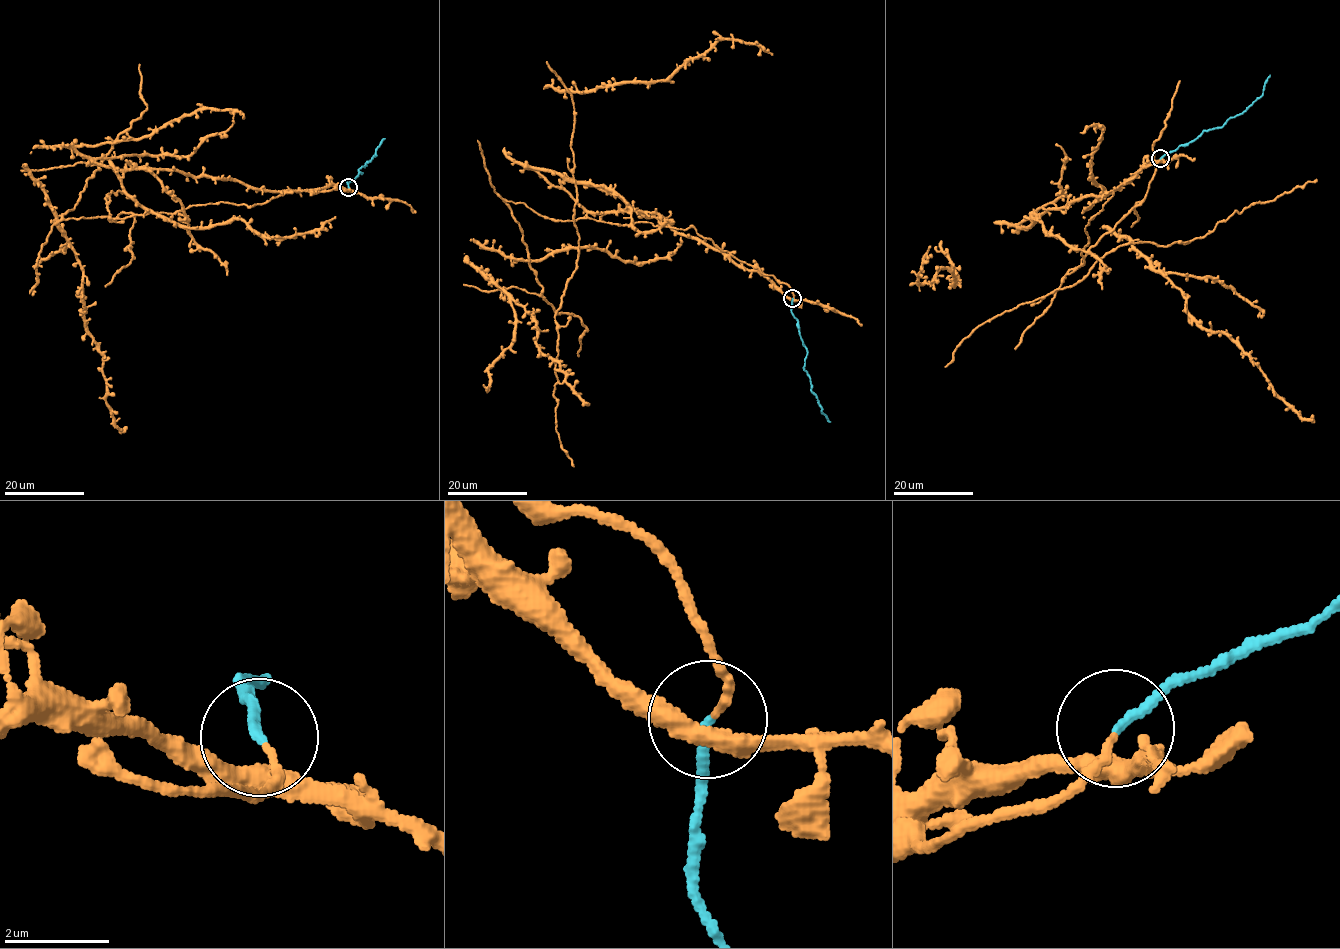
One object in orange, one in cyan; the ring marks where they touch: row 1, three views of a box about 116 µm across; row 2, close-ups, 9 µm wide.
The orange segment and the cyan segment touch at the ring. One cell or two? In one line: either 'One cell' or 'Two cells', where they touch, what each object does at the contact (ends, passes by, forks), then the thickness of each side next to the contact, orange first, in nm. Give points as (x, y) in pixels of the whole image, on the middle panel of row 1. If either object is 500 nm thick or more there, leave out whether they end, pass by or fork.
One cell. Place: (792, 298). At the ring orange forks. At the ring cyan ends. Thickness 180 nm (orange) against 190 nm

